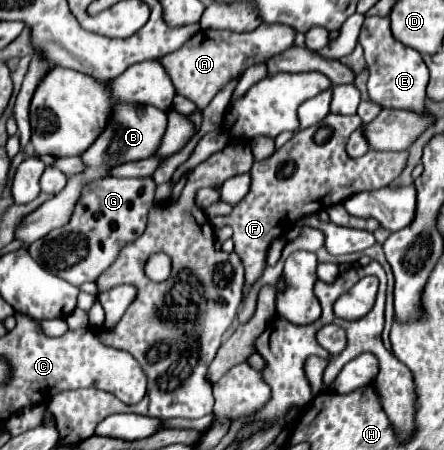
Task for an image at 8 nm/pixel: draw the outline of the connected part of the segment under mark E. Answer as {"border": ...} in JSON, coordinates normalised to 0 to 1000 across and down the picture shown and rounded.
{"border":[[[851,36],[824,40],[811,67],[811,102],[820,107],[820,129],[833,156],[829,173],[833,222],[874,244],[923,244],[937,253],[959,253],[955,218],[964,187],[964,151],[932,107],[910,102],[883,80],[878,44]]]}

